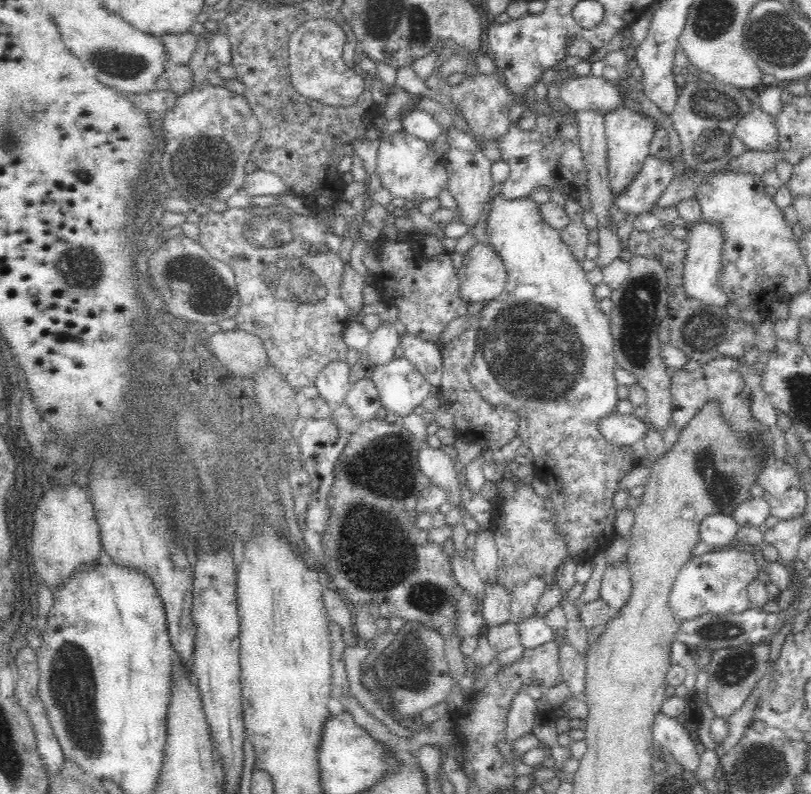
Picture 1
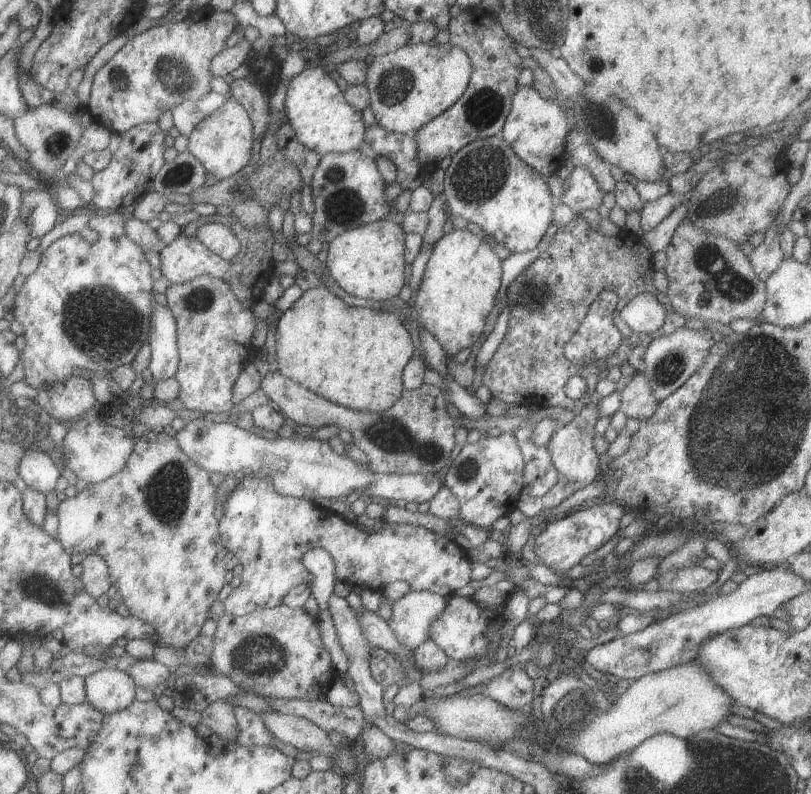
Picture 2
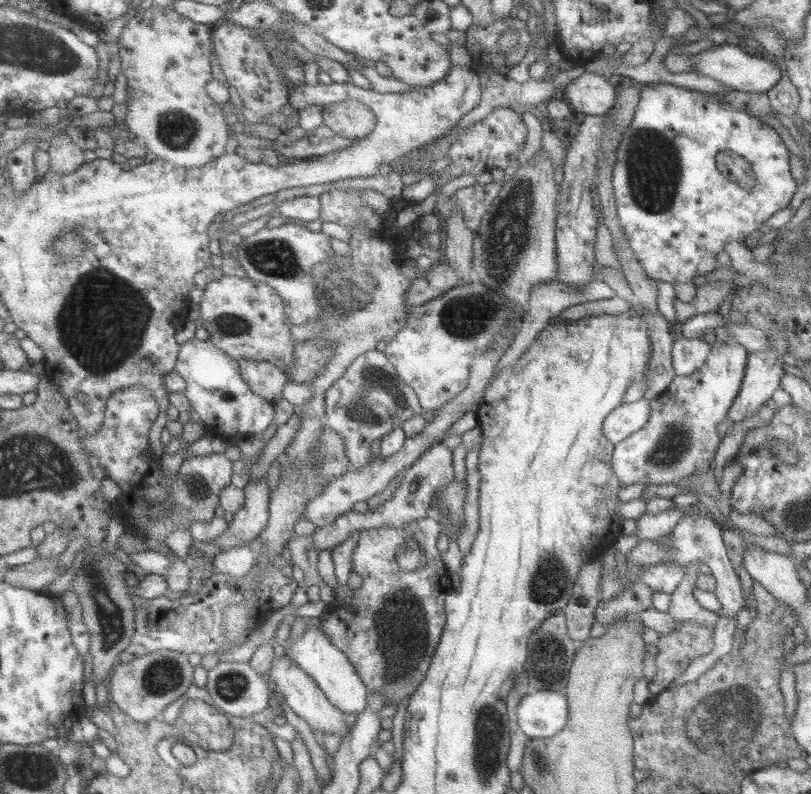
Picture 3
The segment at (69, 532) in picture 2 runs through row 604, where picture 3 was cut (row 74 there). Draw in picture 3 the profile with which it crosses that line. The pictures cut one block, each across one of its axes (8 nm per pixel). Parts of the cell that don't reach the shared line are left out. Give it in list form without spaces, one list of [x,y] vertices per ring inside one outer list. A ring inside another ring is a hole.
[[[156,6],[137,11],[133,14],[123,31],[119,45],[121,68],[127,78],[127,86],[131,96],[127,104],[131,104],[131,118],[127,119],[127,126],[139,138],[143,138],[153,154],[159,158],[167,158],[177,166],[189,168],[205,166],[214,158],[227,154],[232,146],[231,136],[227,132],[226,113],[207,92],[205,86],[213,80],[213,66],[211,66],[214,52],[213,27],[198,23],[179,14],[174,8]]]

